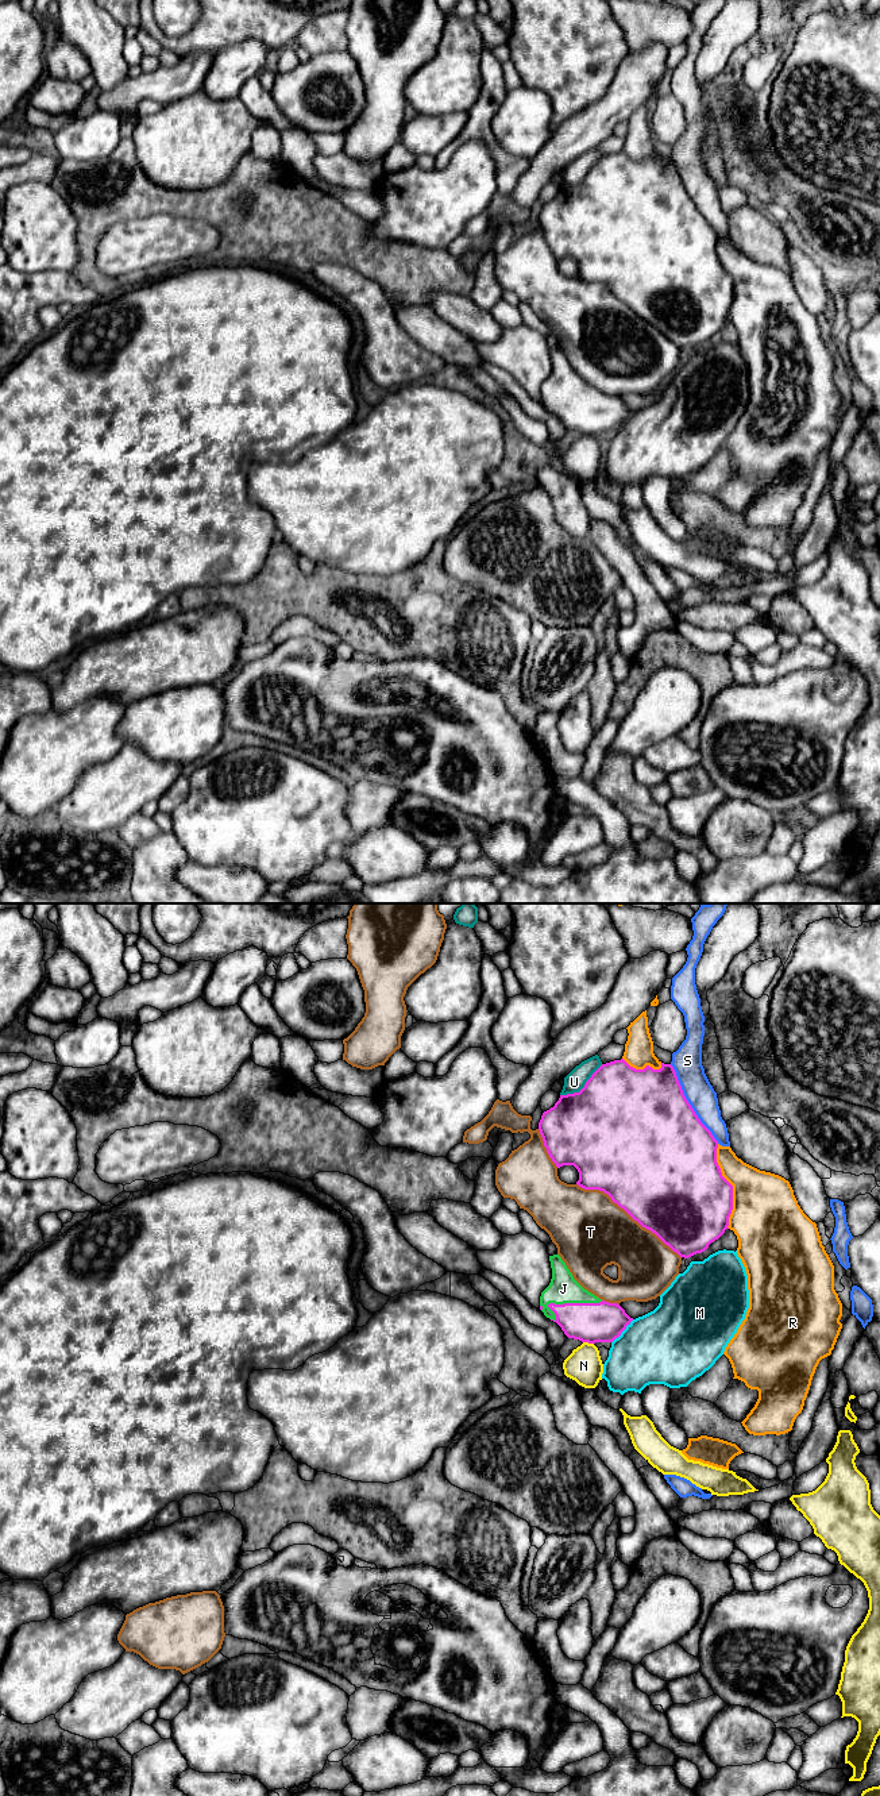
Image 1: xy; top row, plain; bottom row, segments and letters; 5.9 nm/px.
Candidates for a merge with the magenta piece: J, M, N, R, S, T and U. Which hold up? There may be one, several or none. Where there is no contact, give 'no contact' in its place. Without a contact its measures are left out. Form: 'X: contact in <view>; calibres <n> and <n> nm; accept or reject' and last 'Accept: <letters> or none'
J: contact in xy; calibres 240 and 180 nm; accept
M: contact in xy; calibres 240 and 440 nm; reject
N: contact in xy; calibres 240 and 200 nm; reject
R: contact in xy; calibres 460 and 380 nm; reject
S: contact in xy; calibres 500 and 180 nm; reject
T: contact in xy; calibres 500 and 440 nm; reject
U: contact in xy; calibres 500 and 120 nm; reject
Accept: J

